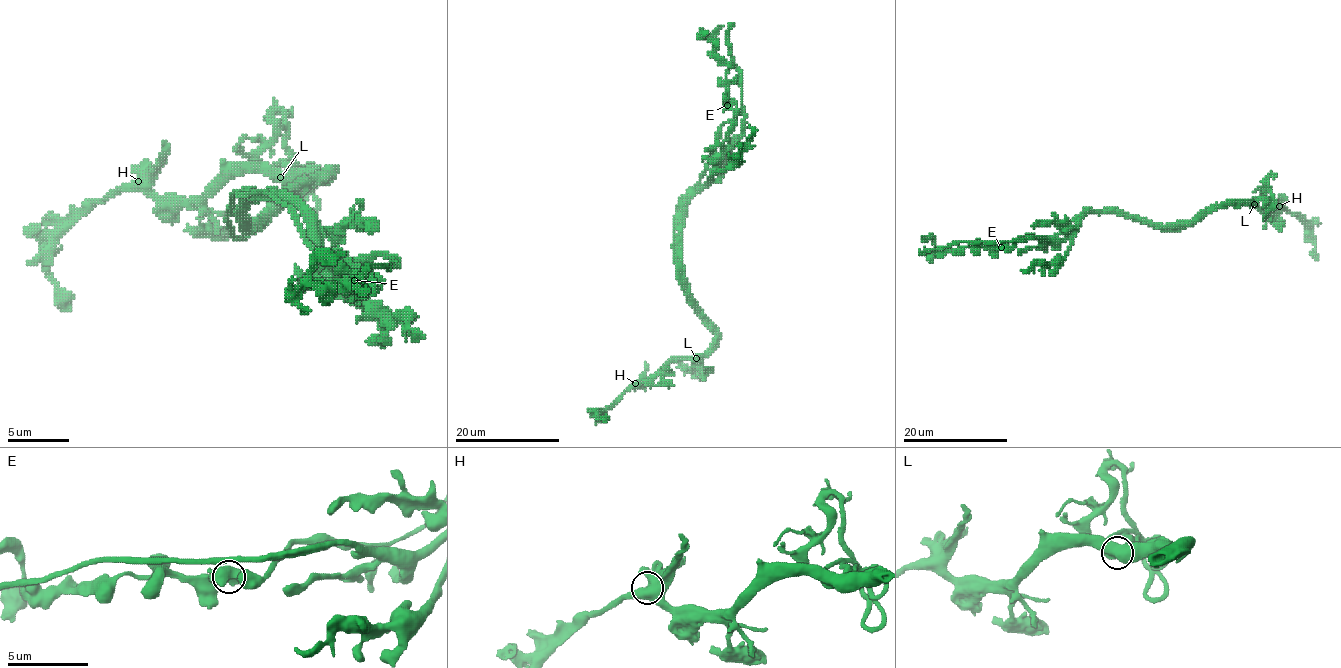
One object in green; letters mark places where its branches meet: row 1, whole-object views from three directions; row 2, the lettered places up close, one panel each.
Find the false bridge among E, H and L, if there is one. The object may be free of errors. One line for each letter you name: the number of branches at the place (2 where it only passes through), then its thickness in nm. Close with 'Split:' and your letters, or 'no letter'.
L: 3 branches meet; 600 nm thick
Split: L

